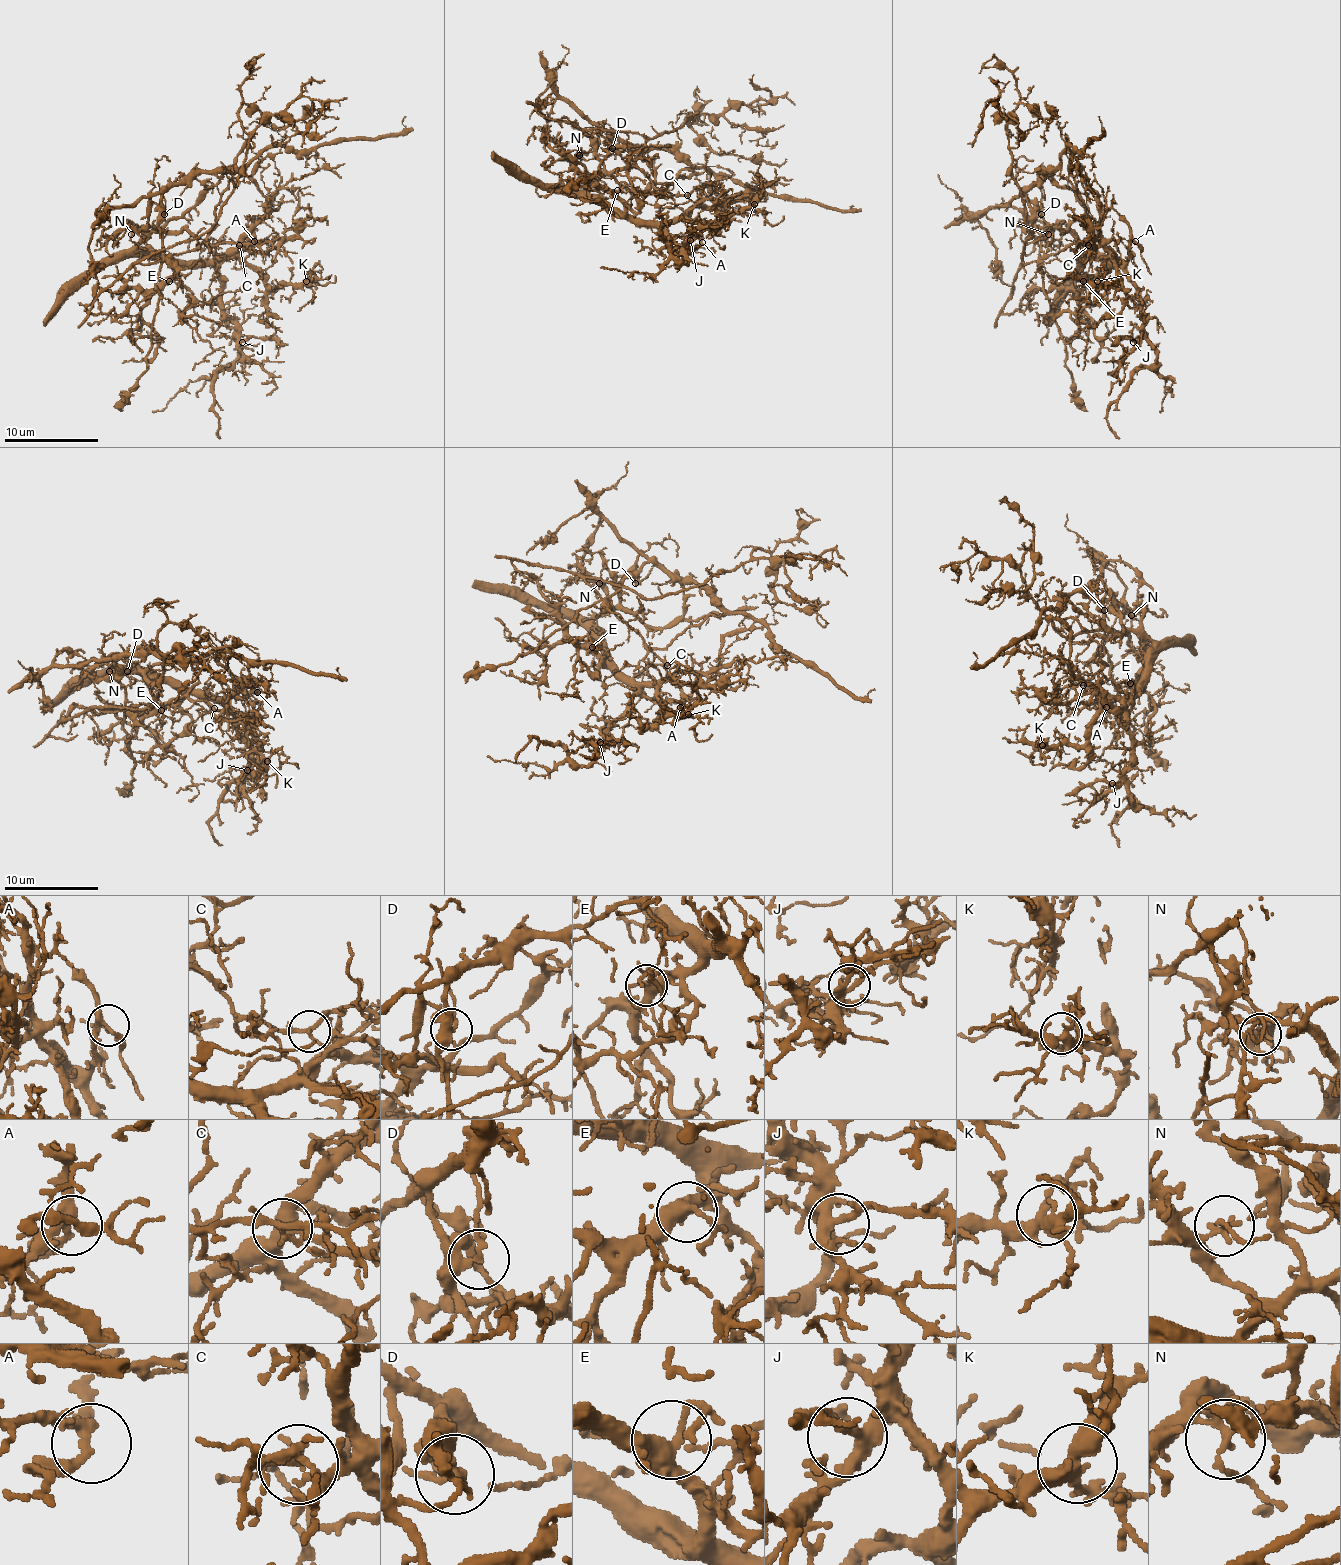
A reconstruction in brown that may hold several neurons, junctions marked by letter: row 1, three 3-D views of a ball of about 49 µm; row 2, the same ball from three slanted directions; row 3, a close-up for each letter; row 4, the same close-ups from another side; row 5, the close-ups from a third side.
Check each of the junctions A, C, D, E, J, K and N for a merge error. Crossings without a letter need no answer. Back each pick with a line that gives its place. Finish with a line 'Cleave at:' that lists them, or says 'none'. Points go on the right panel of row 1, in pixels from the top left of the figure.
C: Place: (1088, 245)
D: Place: (1041, 214)
Cleave at: C, D

